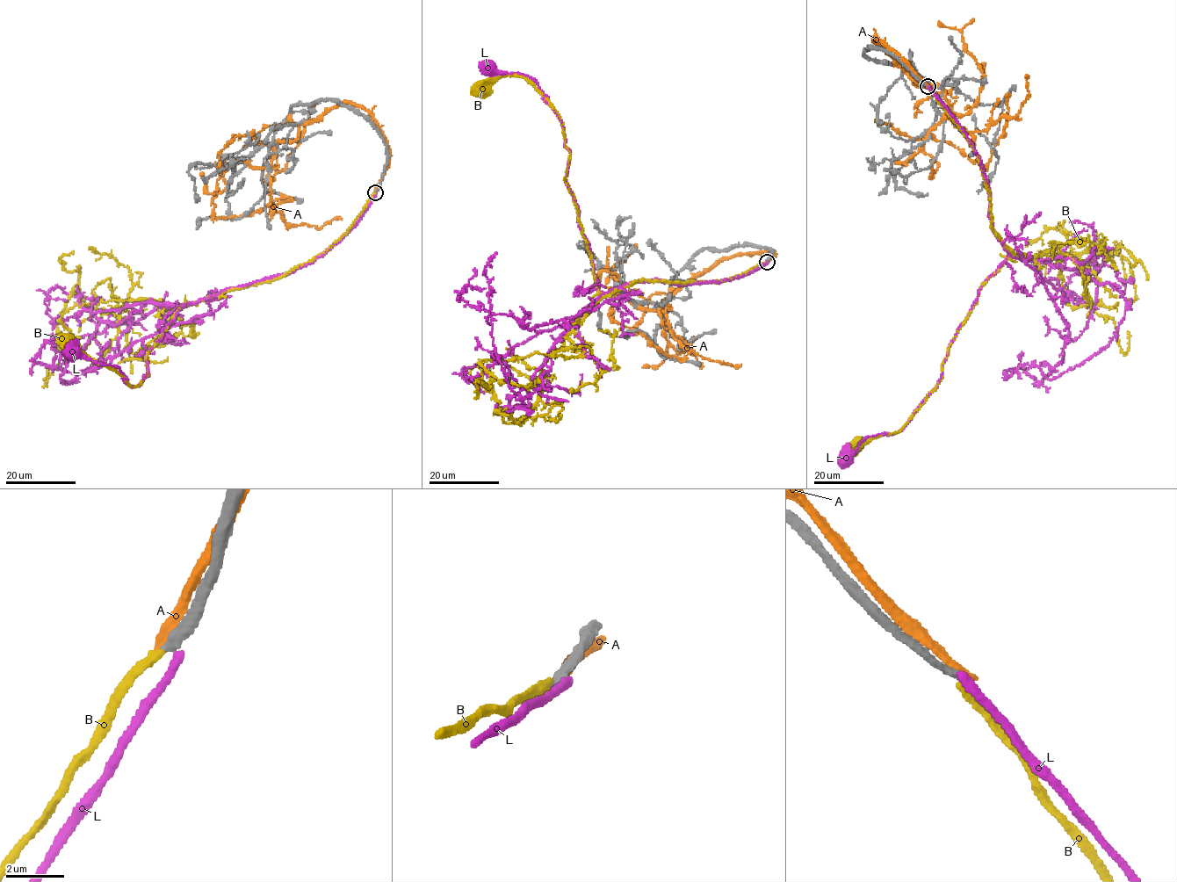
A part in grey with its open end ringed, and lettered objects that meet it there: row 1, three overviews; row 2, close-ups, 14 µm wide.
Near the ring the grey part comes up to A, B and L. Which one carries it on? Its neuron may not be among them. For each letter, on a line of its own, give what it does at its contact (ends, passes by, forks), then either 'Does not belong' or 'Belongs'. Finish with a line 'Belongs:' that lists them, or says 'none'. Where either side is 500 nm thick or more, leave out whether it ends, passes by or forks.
A: It ends there. Does not belong
B: It ends there. Does not belong
L: It ends there. Does not belong
Belongs: none

